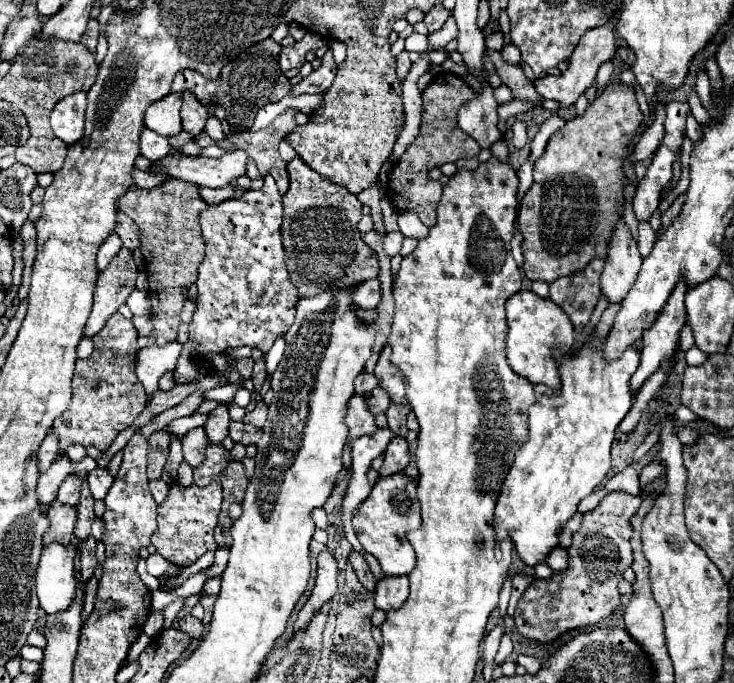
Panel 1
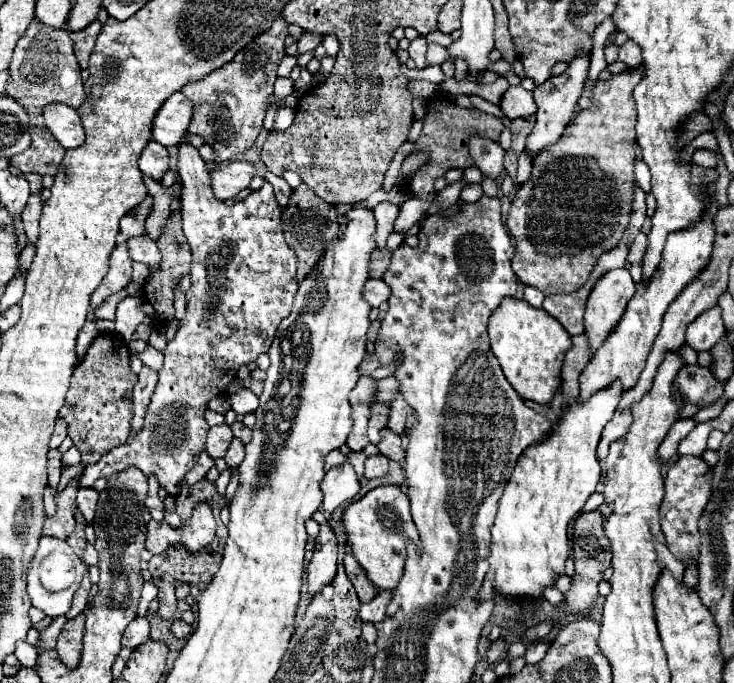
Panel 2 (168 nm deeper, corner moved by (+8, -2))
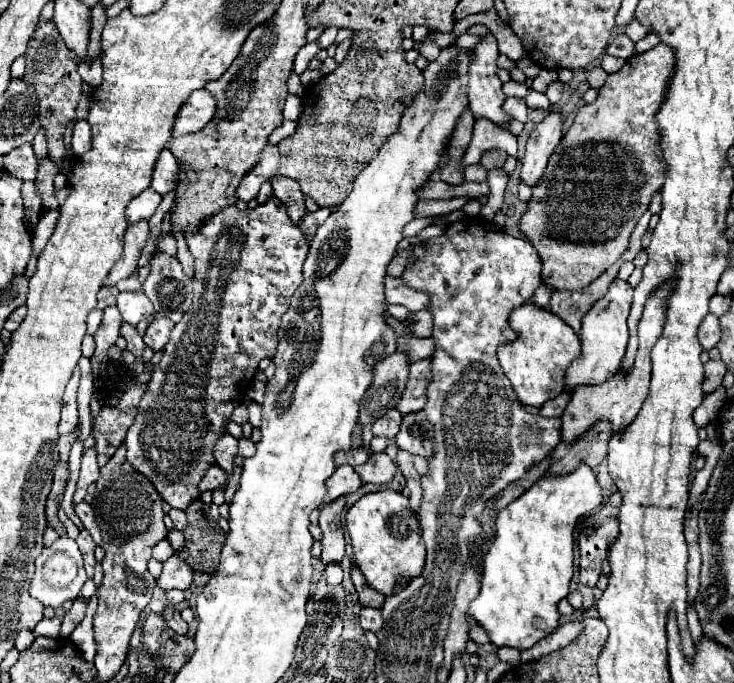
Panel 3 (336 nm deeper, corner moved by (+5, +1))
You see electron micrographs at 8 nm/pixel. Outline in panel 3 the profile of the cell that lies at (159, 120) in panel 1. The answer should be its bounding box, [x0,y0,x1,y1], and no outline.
[172,90,216,138]

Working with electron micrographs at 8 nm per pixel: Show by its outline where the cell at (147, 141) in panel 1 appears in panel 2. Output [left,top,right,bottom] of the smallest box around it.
[139,141,169,183]

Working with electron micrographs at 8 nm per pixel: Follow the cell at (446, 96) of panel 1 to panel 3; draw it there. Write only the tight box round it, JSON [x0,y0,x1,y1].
[480,150,508,170]

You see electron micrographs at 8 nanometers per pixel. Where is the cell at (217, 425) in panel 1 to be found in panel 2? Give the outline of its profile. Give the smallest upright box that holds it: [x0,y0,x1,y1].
[205,425,233,459]

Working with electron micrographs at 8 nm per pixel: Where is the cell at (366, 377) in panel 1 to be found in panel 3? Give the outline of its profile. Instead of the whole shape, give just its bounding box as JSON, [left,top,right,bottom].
[398,336,434,362]

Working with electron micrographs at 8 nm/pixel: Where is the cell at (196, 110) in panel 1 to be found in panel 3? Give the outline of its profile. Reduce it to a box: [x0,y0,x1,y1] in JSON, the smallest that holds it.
[124,196,308,510]

